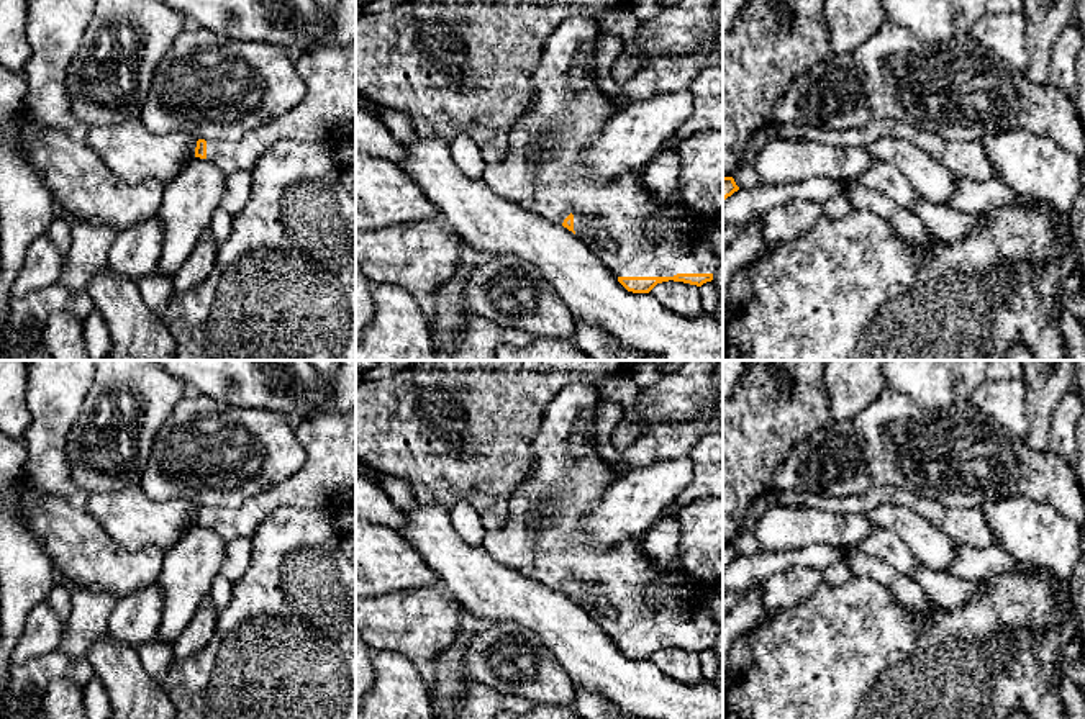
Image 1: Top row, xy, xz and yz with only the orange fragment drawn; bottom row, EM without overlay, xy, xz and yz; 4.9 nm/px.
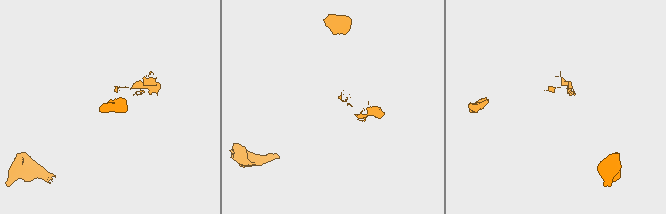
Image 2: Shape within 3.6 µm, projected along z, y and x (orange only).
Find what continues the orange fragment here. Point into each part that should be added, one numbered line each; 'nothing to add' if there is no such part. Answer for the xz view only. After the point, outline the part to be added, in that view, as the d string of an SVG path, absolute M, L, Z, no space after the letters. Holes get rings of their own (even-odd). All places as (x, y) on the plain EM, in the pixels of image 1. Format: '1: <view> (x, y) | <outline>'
1: xz (543, 539) | M574 383L565 387L547 406L538 437L533 442L533 468L526 480L513 491L510 498L508 522L503 529L487 531L482 545L502 565L508 565L524 578L536 581L552 591L562 591L564 586L574 581L574 598L583 599L588 590L600 586L605 599L615 614L610 619L593 614L603 632L618 644L674 644L677 640L715 640L718 635L718 622L713 619L706 604L710 588L720 585L703 585L687 575L685 581L670 595L665 595L654 604L646 599L646 591L659 578L649 555L642 550L639 537L626 539L611 547L588 545L583 540L583 521L602 501L605 491L613 485L613 472L605 467L595 455L572 457L569 441L574 432L574 424L583 409L600 403L598 388Z

